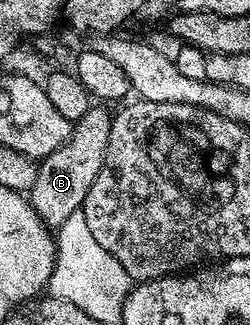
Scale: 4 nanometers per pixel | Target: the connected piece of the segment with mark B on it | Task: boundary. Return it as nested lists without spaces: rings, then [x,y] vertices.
[[[101,104],[90,105],[87,113],[72,123],[65,143],[46,158],[40,159],[34,186],[28,190],[27,197],[34,212],[50,228],[61,226],[63,220],[71,216],[71,212],[84,207],[87,192],[91,184],[95,184],[95,176],[99,176],[113,123],[110,111],[107,112],[104,108],[106,109]]]

